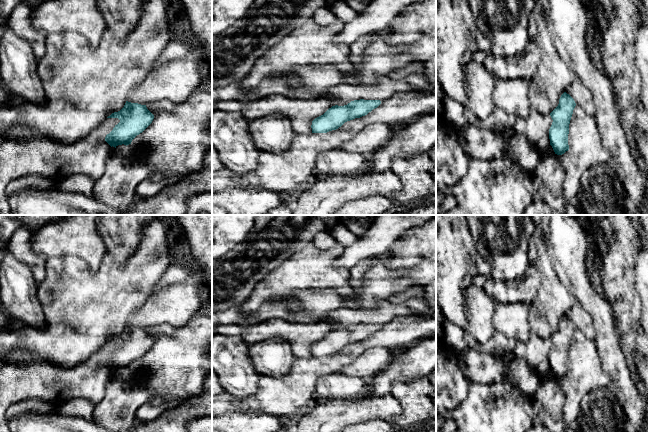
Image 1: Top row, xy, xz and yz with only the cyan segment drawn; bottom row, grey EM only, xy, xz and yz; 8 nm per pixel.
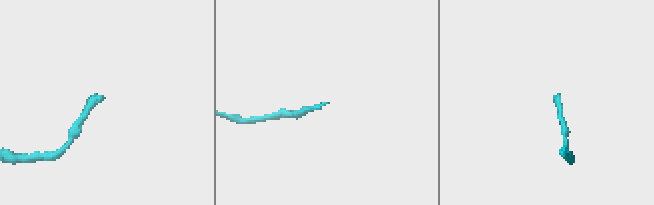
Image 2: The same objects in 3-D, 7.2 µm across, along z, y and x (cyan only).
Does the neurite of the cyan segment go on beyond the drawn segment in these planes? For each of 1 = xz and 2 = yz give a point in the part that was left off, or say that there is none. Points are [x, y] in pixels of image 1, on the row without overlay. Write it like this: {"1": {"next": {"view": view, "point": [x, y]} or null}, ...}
{"1": {"next": null}, "2": {"next": null}}

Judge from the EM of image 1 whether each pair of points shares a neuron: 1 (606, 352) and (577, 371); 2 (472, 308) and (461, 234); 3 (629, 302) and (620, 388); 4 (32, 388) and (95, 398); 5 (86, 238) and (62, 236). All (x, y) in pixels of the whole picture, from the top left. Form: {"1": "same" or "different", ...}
{"1": "different", "2": "different", "3": "different", "4": "same", "5": "same"}

